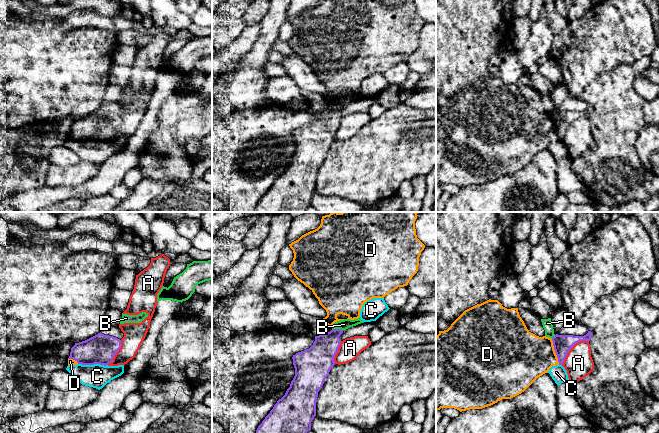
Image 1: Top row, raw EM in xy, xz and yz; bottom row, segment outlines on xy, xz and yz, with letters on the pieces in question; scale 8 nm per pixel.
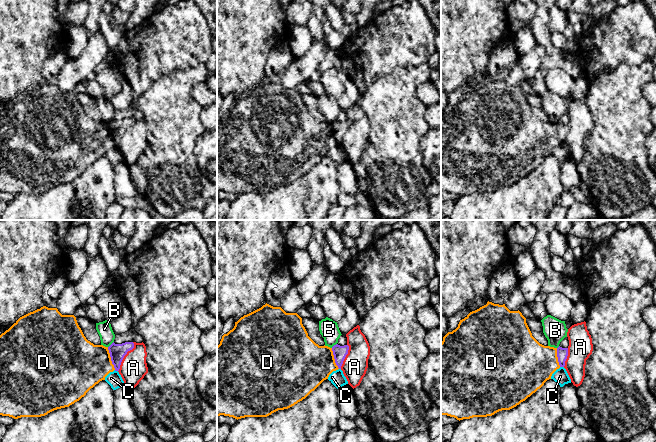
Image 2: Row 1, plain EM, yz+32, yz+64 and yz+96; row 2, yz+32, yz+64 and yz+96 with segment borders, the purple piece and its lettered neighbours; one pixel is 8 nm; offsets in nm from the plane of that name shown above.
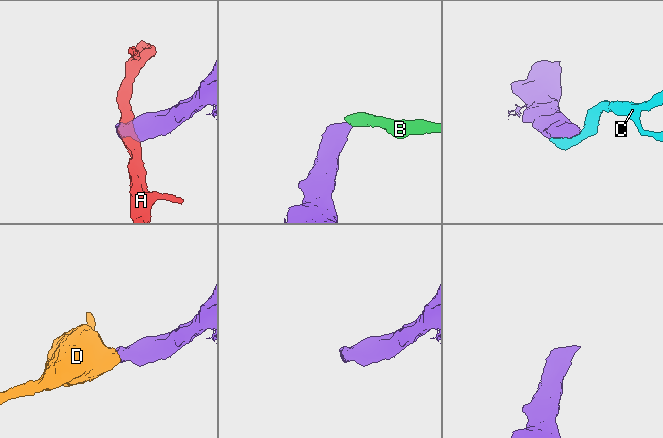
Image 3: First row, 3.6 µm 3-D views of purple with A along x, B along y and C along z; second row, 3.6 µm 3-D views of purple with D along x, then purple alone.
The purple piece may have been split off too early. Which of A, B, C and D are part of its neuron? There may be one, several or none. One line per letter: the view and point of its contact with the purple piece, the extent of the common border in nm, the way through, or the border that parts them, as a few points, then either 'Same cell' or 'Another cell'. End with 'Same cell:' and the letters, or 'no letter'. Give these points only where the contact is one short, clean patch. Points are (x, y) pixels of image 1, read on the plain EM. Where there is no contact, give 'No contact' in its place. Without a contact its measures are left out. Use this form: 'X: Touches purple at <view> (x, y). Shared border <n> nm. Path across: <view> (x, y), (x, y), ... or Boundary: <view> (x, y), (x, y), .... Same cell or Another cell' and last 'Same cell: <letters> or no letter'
A: Touches purple at yz (571, 123). Shared border 300 nm. Another cell
B: Touches purple at xz (338, 105). Shared border 100 nm. Boundary: xz (332, 104), (343, 106). Another cell
C: Touches purple at xy (93, 140). Shared border 240 nm. Boundary: xy (78, 139), (107, 141). Another cell
D: Touches purple at yz (555, 128). Shared border 220 nm. Path across: yz (562, 120), (555, 128), (525, 133). Same cell
Same cell: D

